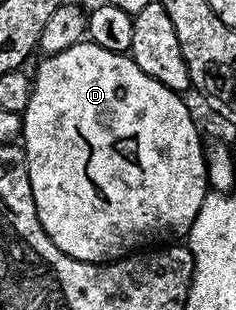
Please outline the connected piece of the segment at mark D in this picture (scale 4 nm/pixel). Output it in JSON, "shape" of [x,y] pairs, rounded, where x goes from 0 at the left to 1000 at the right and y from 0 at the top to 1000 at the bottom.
{"shape":[[[352,132],[271,158],[233,177],[199,177],[174,194],[148,229],[136,229],[127,323],[93,374],[93,429],[85,471],[110,494],[119,571],[136,597],[136,635],[153,648],[153,674],[169,700],[169,726],[186,726],[186,752],[220,765],[237,803],[288,816],[288,829],[322,829],[322,842],[377,848],[475,848],[487,835],[525,835],[538,823],[640,790],[686,790],[708,781],[703,758],[733,745],[801,748],[831,687],[847,687],[847,661],[881,623],[873,574],[873,494],[864,458],[839,439],[839,410],[805,374],[805,345],[758,297],[712,287],[678,261],[627,248],[593,210],[551,187],[547,174],[496,177],[424,145]]]}

